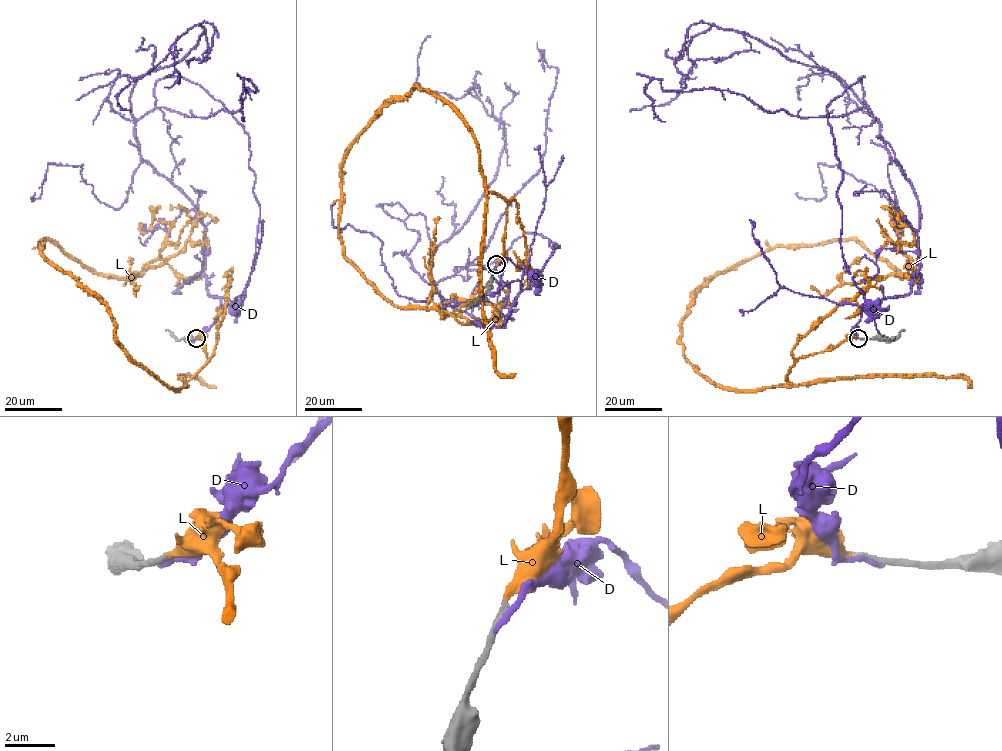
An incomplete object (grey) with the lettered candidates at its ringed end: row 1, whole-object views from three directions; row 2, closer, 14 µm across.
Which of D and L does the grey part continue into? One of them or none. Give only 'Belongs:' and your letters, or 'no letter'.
Belongs: L

